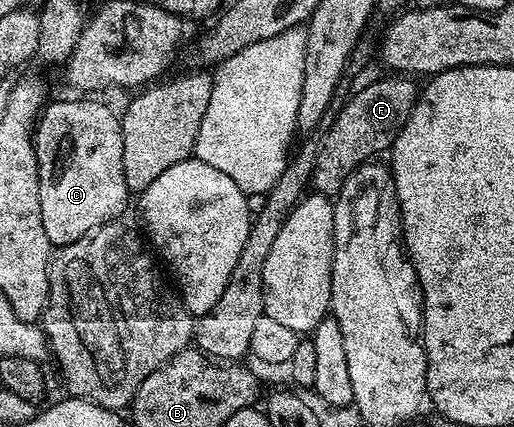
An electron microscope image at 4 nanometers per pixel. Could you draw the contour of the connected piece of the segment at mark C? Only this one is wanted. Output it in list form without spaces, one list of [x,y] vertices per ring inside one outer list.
[[[54,102],[43,109],[34,127],[34,147],[40,180],[40,216],[51,247],[67,246],[105,222],[121,219],[132,191],[124,180],[122,119],[102,102]]]

